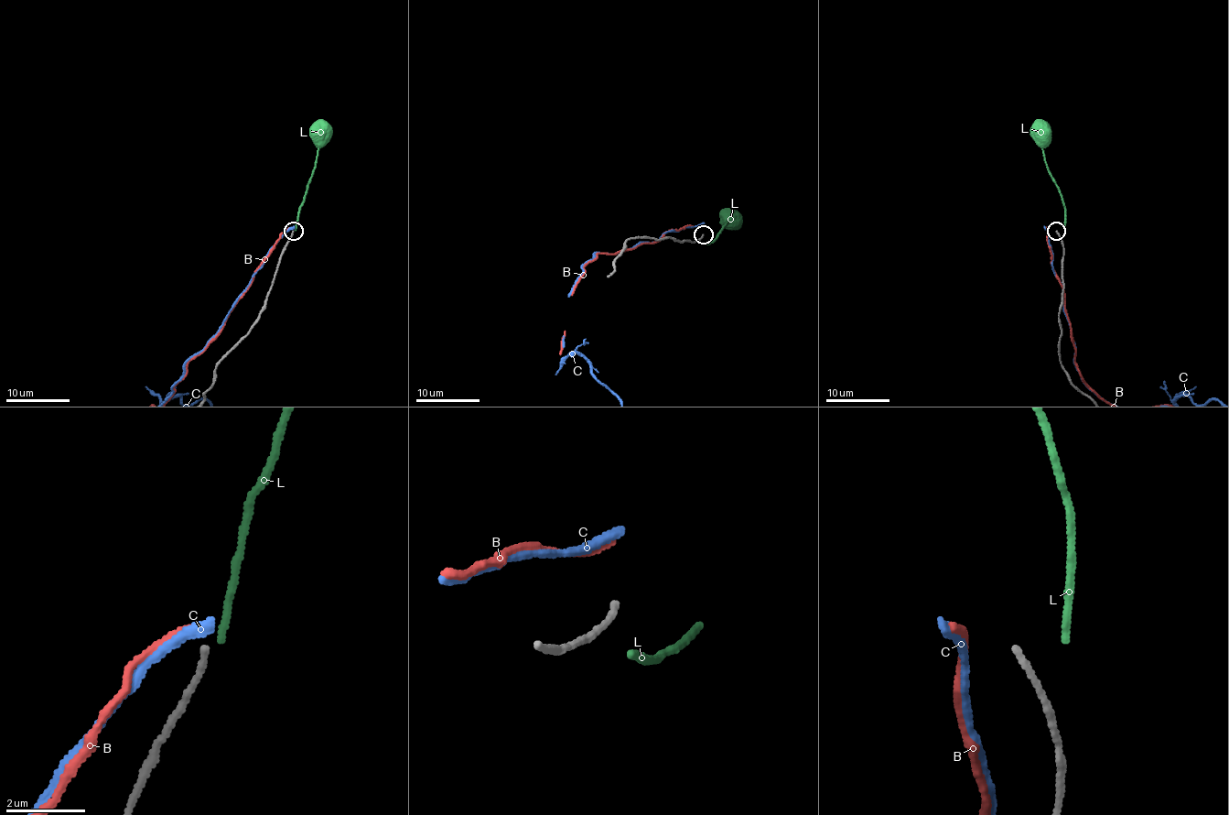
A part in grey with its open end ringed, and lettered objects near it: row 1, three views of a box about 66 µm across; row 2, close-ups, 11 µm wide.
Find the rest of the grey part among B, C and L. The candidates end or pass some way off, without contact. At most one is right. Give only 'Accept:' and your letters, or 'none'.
Accept: none

